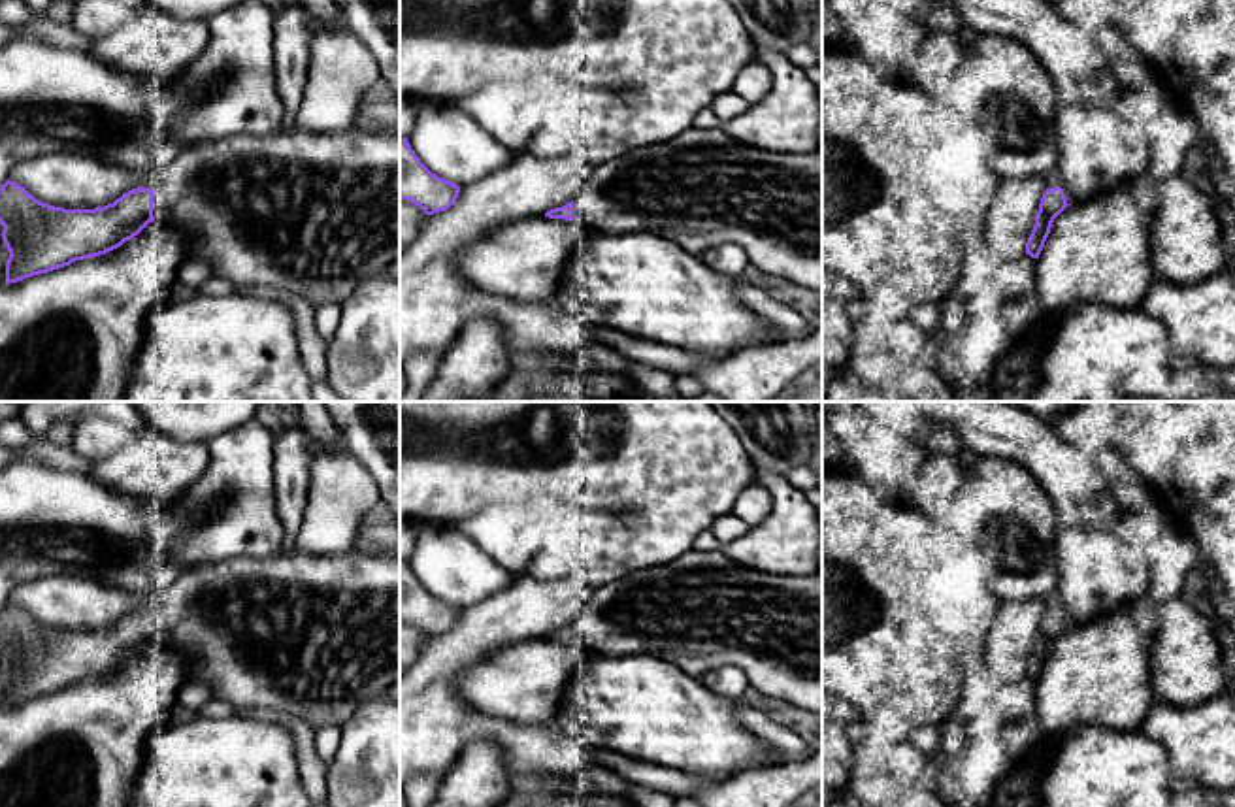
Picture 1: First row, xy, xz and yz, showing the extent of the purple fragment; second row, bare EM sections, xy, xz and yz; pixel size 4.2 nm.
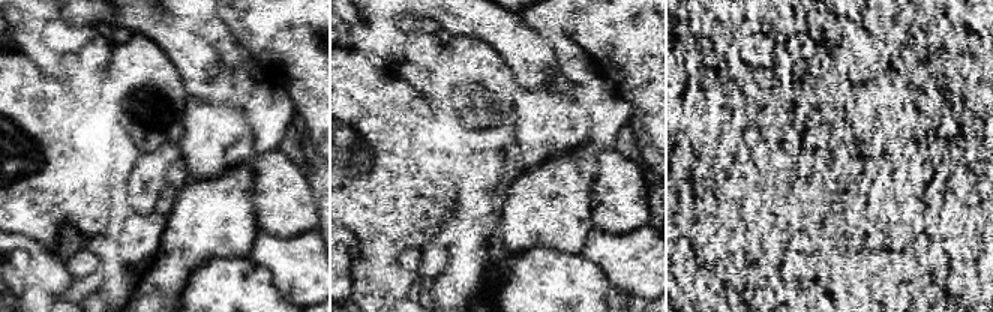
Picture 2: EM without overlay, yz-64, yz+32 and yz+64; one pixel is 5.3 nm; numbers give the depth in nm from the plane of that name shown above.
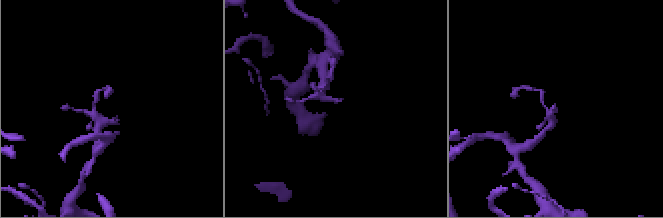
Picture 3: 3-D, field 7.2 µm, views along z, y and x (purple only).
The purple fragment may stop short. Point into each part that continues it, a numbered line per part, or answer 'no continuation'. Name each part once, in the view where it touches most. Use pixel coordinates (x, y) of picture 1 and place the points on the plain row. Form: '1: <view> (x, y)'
1: xy (313, 636)

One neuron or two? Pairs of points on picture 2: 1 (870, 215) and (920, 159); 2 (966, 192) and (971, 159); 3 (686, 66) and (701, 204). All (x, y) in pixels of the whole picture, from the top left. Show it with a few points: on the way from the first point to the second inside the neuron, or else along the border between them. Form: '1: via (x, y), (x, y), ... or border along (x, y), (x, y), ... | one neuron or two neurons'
1: via (884, 201), (890, 189), (906, 173) | one neuron
2: border along (948, 150), (962, 159), (977, 179) | two neurons
3: via (689, 101), (689, 162), (696, 170) | one neuron

